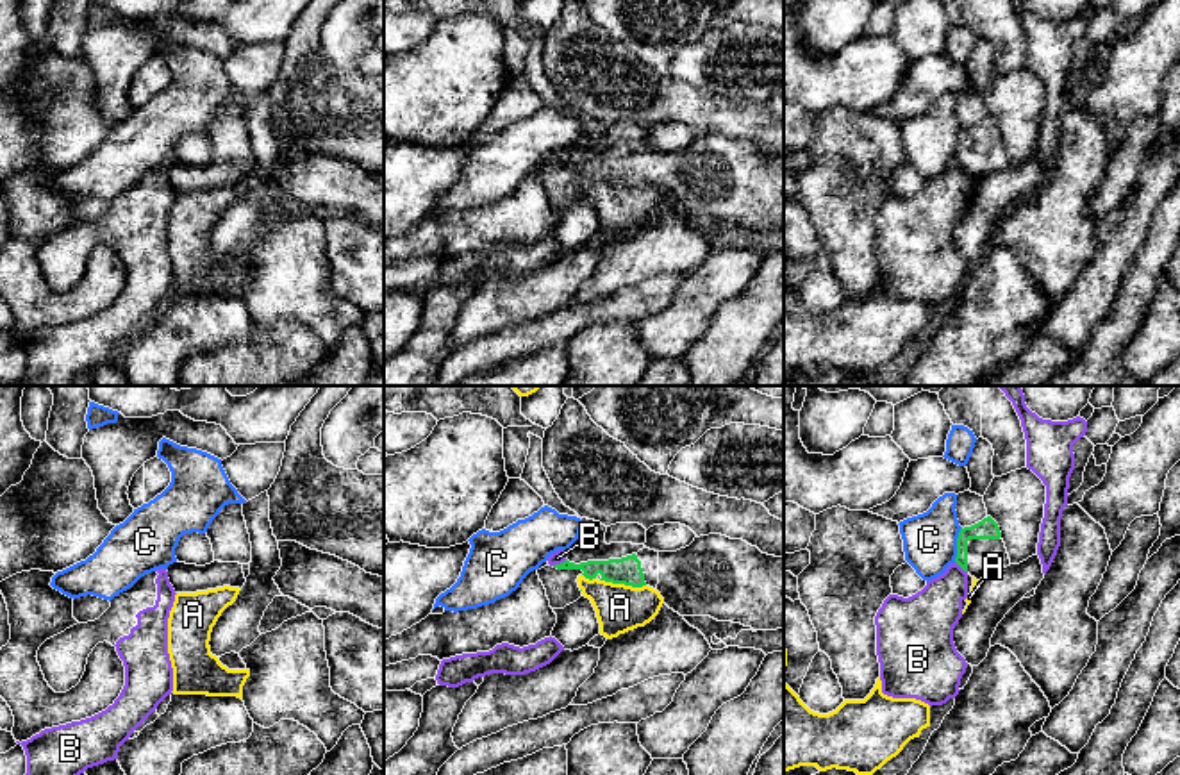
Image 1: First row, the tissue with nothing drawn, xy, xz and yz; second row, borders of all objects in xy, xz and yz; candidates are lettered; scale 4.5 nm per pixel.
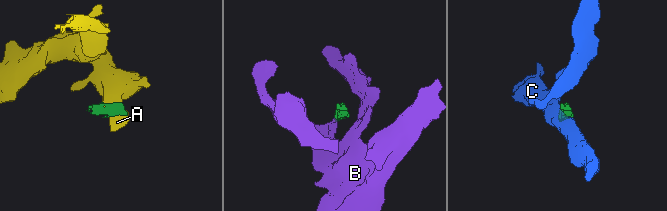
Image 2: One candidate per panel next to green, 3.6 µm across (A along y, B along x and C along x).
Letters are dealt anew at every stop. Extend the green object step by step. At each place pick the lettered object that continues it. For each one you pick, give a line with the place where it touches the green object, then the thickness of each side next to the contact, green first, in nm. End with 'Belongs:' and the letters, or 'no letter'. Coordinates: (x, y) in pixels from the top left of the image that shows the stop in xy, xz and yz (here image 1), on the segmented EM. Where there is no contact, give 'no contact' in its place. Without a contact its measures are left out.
Belongs: no letter

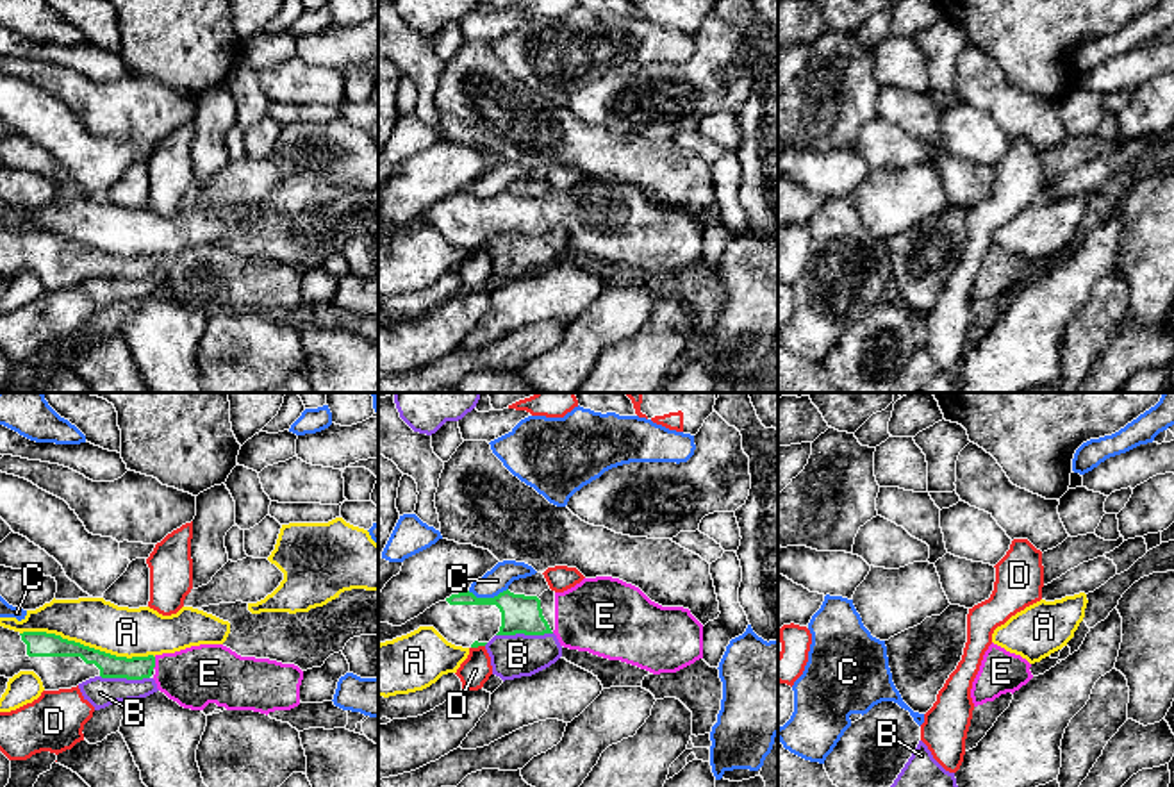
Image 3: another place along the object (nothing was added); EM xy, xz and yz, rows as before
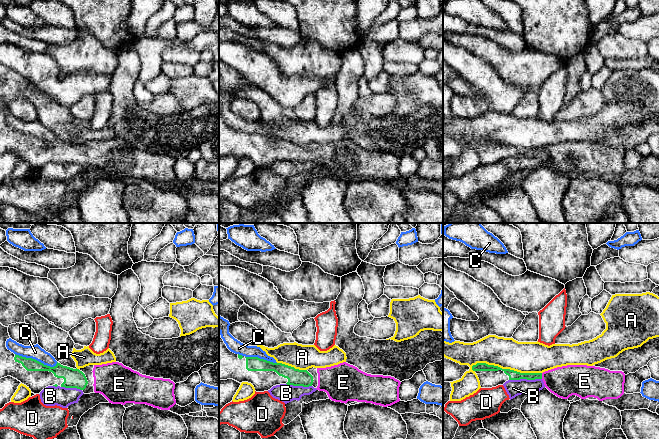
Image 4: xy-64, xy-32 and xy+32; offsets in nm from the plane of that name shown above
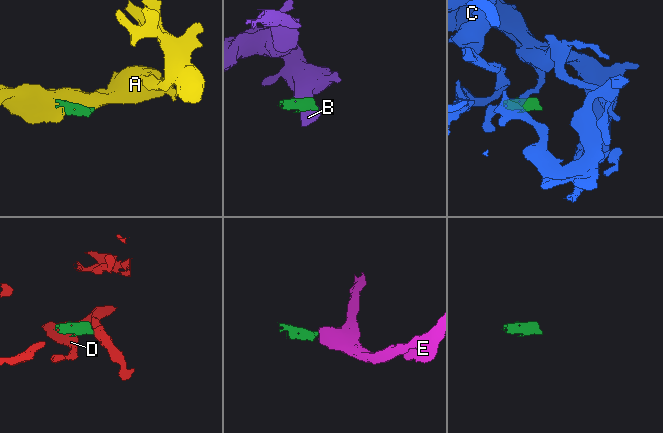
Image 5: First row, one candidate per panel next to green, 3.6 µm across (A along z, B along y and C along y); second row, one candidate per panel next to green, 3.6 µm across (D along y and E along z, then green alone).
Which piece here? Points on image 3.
E: contact xy (154, 662); calibres 110 and 280 nm
Belongs: E

